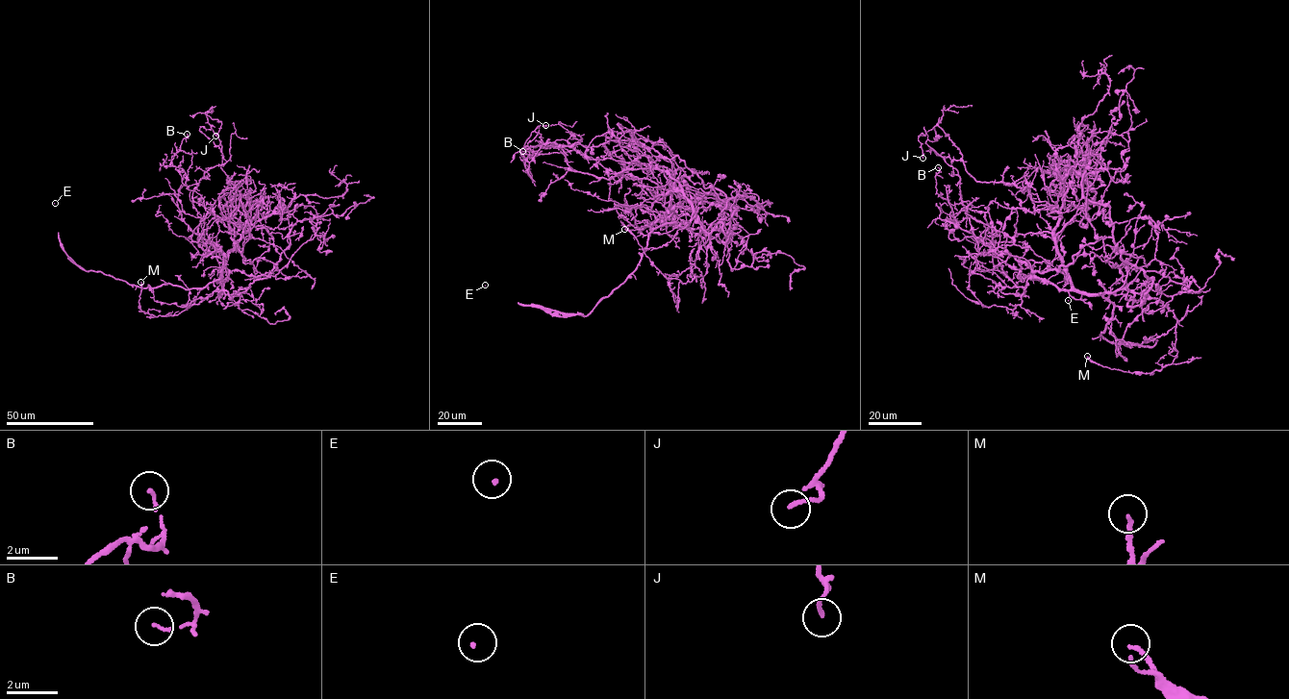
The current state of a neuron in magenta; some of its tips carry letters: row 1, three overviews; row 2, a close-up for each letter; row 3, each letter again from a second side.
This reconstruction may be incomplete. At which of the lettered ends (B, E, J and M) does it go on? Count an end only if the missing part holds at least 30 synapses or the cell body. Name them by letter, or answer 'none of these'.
E

